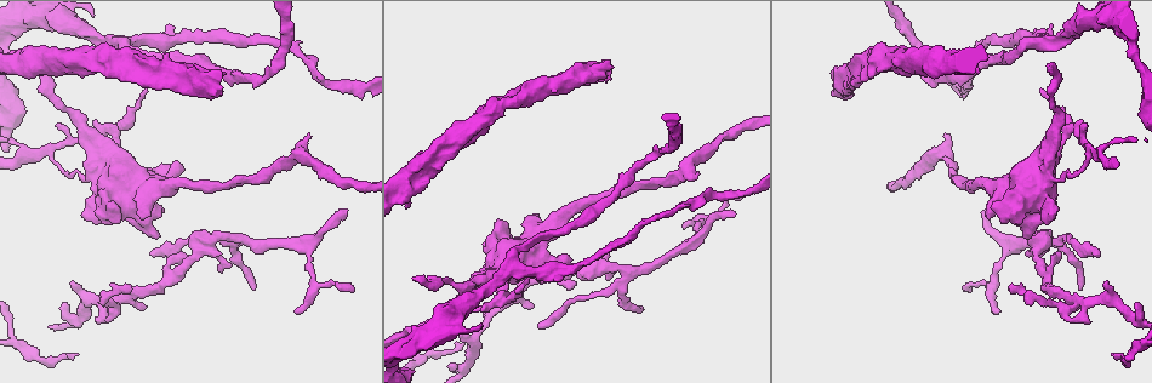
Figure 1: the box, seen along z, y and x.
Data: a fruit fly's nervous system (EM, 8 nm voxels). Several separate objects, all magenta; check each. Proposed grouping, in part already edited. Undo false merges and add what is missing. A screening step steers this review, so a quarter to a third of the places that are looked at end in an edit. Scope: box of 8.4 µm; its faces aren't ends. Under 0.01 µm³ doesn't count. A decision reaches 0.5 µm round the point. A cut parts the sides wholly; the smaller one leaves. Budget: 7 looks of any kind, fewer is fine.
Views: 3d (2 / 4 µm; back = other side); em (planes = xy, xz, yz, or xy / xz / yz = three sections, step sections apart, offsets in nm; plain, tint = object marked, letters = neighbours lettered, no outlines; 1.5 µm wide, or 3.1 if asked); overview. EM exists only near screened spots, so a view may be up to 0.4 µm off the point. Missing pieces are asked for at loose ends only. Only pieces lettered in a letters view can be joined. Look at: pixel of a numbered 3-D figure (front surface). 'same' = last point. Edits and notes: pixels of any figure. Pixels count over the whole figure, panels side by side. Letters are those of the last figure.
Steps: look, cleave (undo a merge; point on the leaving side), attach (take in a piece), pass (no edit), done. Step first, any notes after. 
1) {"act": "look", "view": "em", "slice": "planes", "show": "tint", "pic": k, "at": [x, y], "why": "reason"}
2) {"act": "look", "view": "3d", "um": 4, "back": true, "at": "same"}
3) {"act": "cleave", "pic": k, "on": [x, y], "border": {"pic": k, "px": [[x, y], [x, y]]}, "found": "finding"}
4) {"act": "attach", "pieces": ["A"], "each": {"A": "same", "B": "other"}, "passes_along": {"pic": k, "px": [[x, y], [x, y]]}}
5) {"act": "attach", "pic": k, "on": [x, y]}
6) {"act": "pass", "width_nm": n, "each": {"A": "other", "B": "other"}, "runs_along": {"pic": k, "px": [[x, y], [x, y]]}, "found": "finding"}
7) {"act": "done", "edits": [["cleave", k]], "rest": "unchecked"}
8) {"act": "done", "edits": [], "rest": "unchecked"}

{"act": "look", "view": "em", "slice": "planes", "show": "letters", "pic": 1, "at": [606, 80], "why": "thick end"}

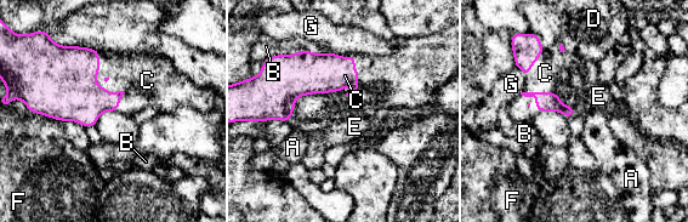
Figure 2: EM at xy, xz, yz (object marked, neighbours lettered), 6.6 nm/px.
{"act": "attach", "pieces": ["C"], "each": {"A": "other", "B": "other", "C": "same", "D": "other", "E": "other", "F": "other", "G": "other"}, "found": "it goes on there"}

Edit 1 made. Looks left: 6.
{"act": "look", "view": "3d", "um": 2, "pic": 1, "at": [345, 208], "why": "tapers out"}

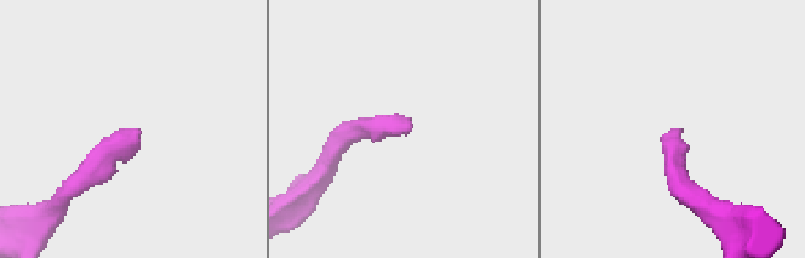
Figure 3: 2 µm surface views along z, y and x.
{"act": "look", "view": "em", "slice": "planes", "show": "letters", "pic": 3, "at": [135, 129], "why": "shape alone is not enough"}

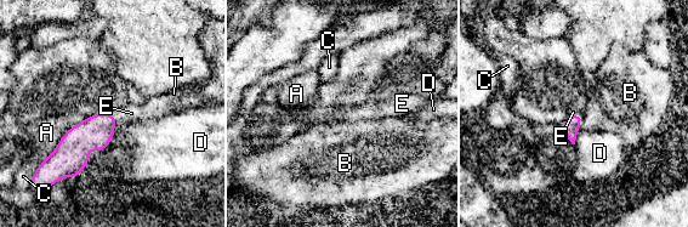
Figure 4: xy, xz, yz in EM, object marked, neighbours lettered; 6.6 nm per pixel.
{"act": "attach", "pieces": ["E"], "width_nm": 110, "each": {"A": "other", "B": "other", "C": "other", "D": "other", "E": "same"}, "passes_along": {"pic": 4, "px": [[95, 132], [115, 119], [152, 109]]}, "found": "it goes on there"}

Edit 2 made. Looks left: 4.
{"act": "look", "view": "overview"}

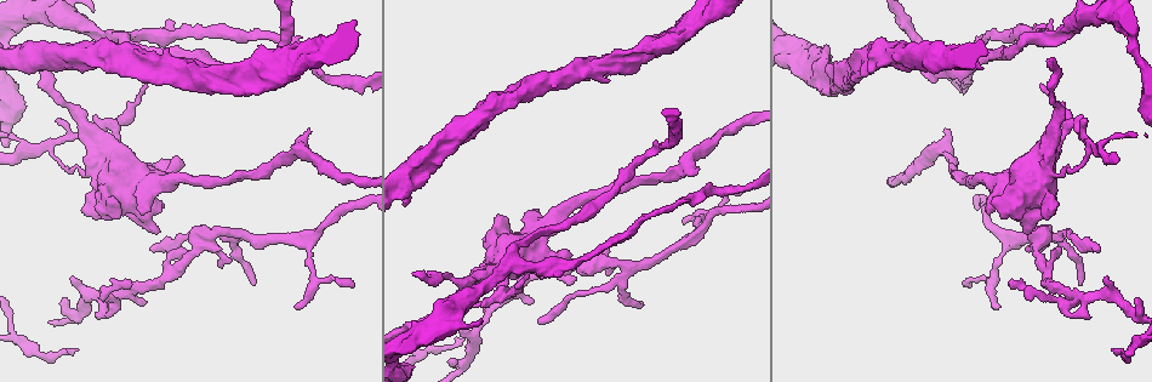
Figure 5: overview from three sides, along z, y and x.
{"act": "look", "view": "3d", "um": 4, "pic": 5, "at": [502, 289], "why": "sudden change in width"}

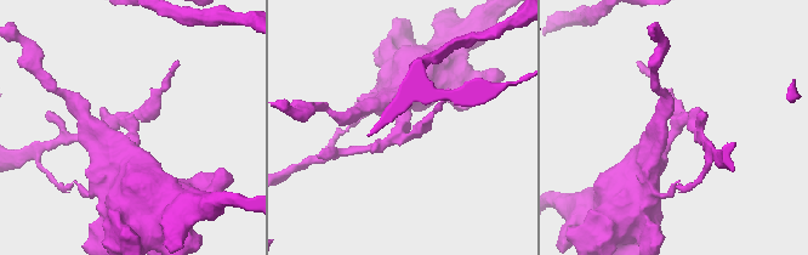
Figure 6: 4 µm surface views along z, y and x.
{"act": "look", "view": "em", "slice": "xz", "step": 4, "show": "tint", "pic": 6, "at": [131, 126]}

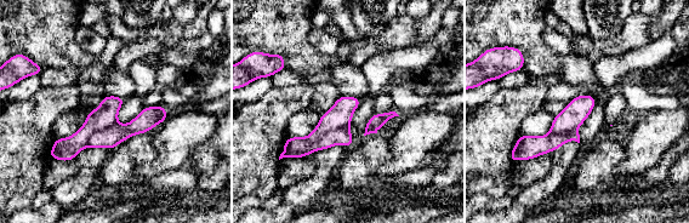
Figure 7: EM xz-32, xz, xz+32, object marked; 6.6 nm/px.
{"act": "look", "view": "em", "slice": "planes", "show": "letters", "at": "same", "why": "cut it another way"}

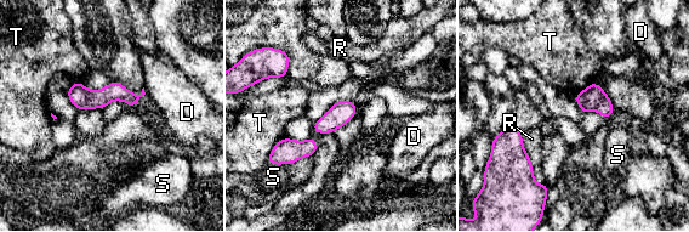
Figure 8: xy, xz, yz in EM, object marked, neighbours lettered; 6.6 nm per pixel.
{"act": "cleave", "pic": 8, "on": [100, 98], "each": {"D": "other", "R": "other", "S": "other", "T": "other"}, "border": {"pic": 8, "px": [[89, 91], [89, 105], [91, 107]]}, "found": "a second cell is stuck on"}

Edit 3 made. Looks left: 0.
{"act": "done", "edits": [["attach", 2], ["attach", 4], ["cleave", 8]], "rest": "unchecked"}

